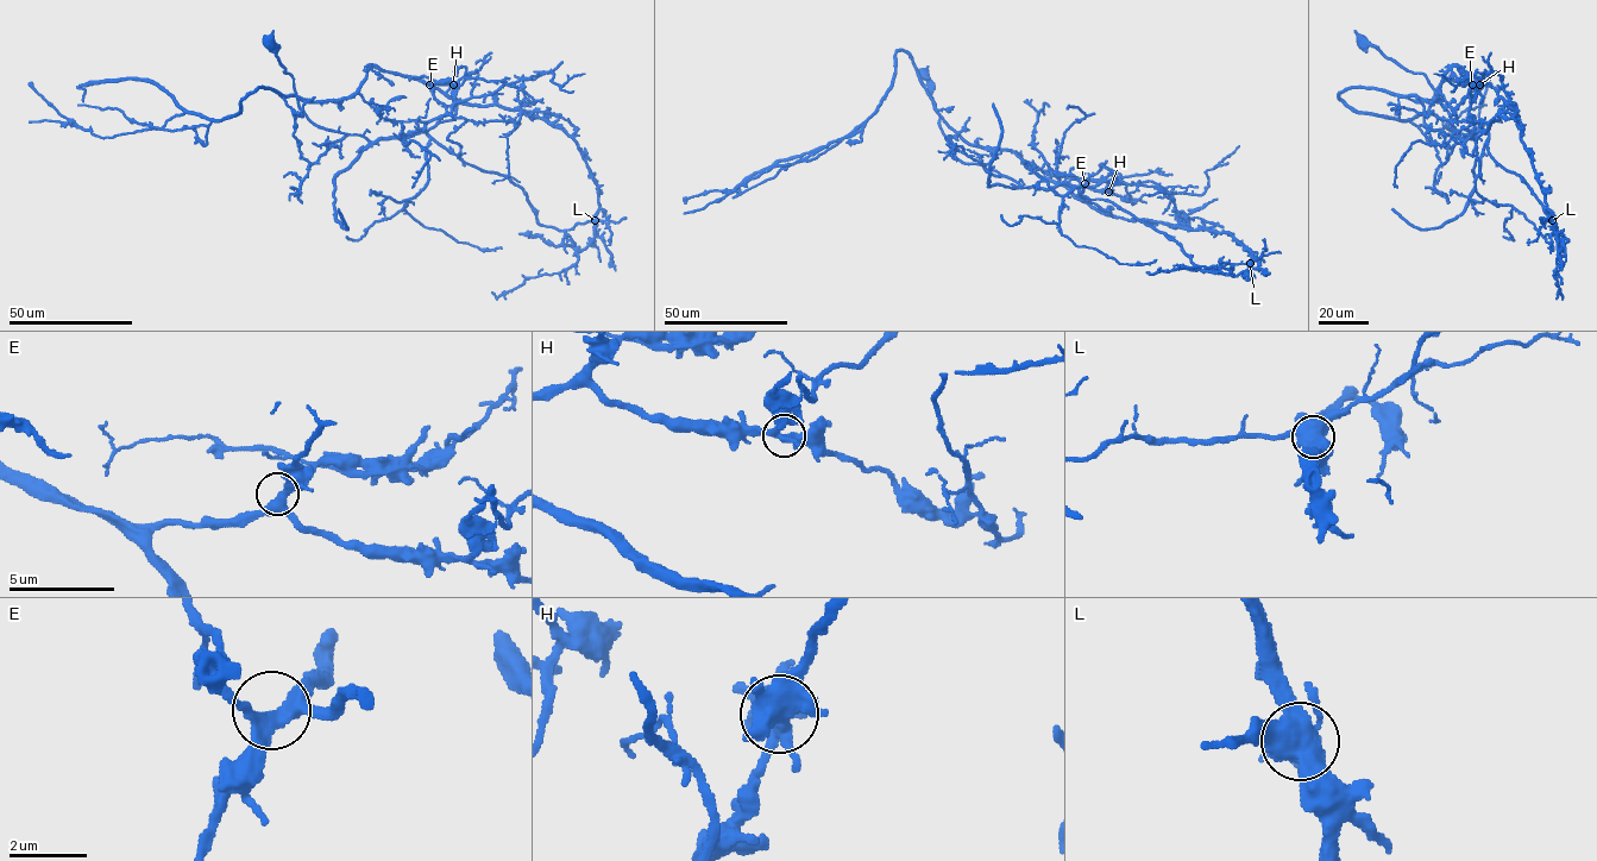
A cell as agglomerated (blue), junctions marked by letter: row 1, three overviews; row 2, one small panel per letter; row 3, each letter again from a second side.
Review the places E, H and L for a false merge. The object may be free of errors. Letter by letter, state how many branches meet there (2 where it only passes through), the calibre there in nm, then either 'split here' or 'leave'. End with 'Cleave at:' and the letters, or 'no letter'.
E: 4 | 360 nm | leave
H: 4 | 360 nm | leave
L: 6 | 650 nm | split here
Cleave at: L

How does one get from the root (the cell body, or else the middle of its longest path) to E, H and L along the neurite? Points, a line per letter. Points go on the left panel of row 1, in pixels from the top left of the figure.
E: (269, 42), (313, 123), (371, 142), (413, 136), (448, 114), (453, 88), (429, 85)
H: (269, 42), (293, 79), (299, 107), (313, 123), (371, 142), (413, 136), (448, 114), (456, 101), (453, 85)
L: (269, 42), (316, 125), (371, 142), (425, 131), (519, 184), (540, 224), (595, 221)

